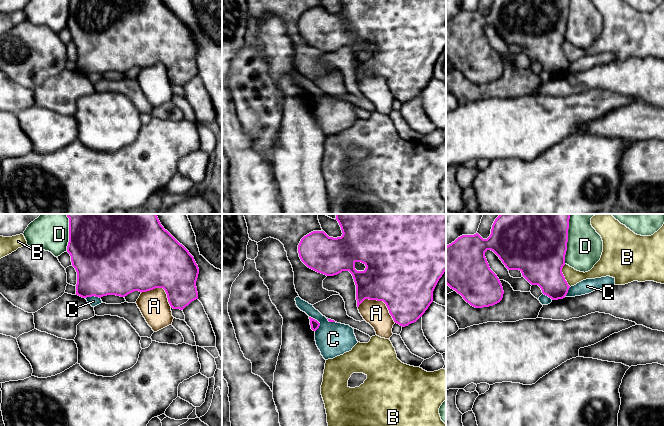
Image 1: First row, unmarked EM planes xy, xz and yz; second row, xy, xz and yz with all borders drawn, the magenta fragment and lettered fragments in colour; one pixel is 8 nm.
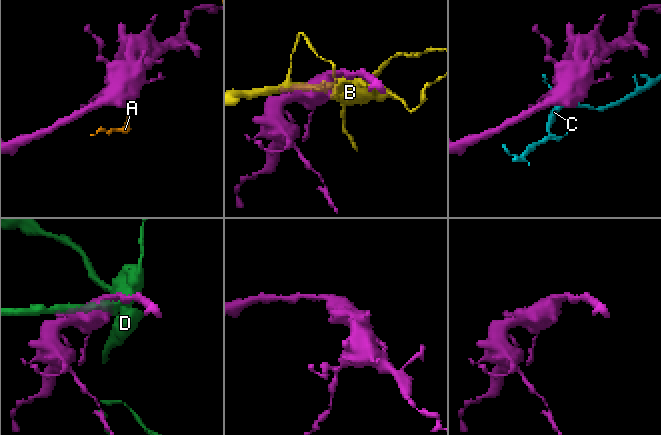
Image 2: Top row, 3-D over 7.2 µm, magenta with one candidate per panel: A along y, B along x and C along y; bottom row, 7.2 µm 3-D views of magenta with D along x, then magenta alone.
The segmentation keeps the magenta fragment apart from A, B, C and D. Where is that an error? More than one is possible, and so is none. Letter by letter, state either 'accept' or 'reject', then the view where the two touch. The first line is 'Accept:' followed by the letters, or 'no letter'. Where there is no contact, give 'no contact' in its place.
Accept: no letter
A: reject | xz
B: reject | yz
C: reject | xz
D: reject | yz

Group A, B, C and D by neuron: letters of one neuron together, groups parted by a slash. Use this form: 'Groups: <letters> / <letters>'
Groups: A / B / C / D

